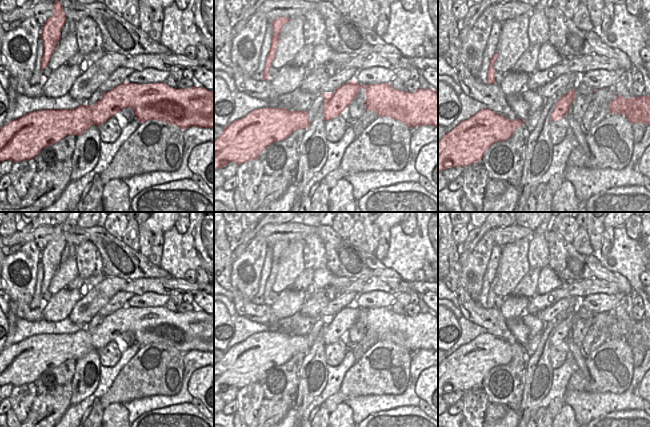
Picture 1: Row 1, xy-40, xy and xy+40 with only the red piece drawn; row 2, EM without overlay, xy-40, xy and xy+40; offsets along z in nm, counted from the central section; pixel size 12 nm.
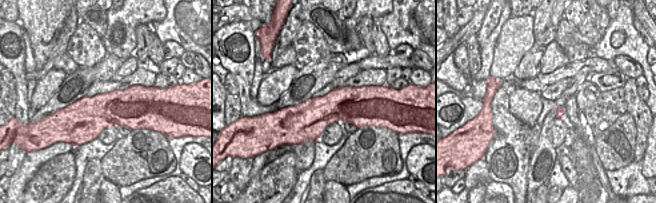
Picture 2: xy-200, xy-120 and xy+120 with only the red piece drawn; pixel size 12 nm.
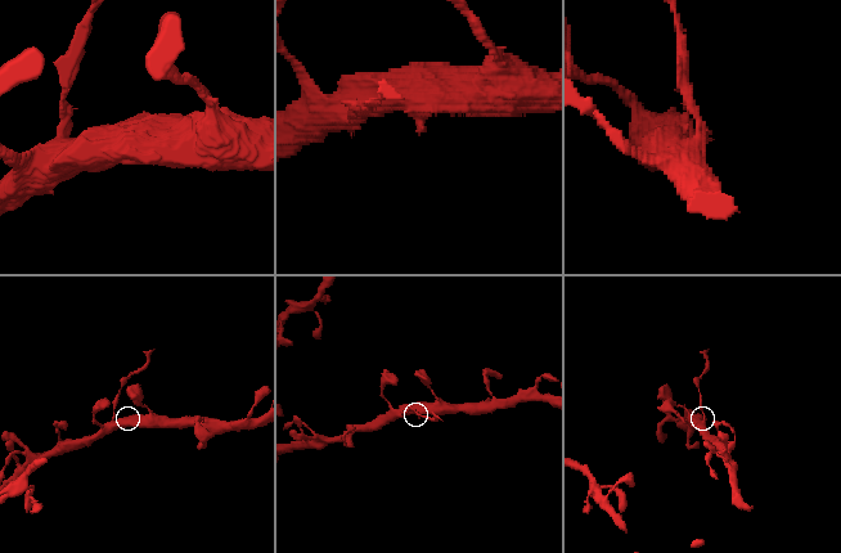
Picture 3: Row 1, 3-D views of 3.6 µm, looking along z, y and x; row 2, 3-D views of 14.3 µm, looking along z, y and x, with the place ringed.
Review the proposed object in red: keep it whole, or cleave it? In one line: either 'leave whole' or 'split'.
split

